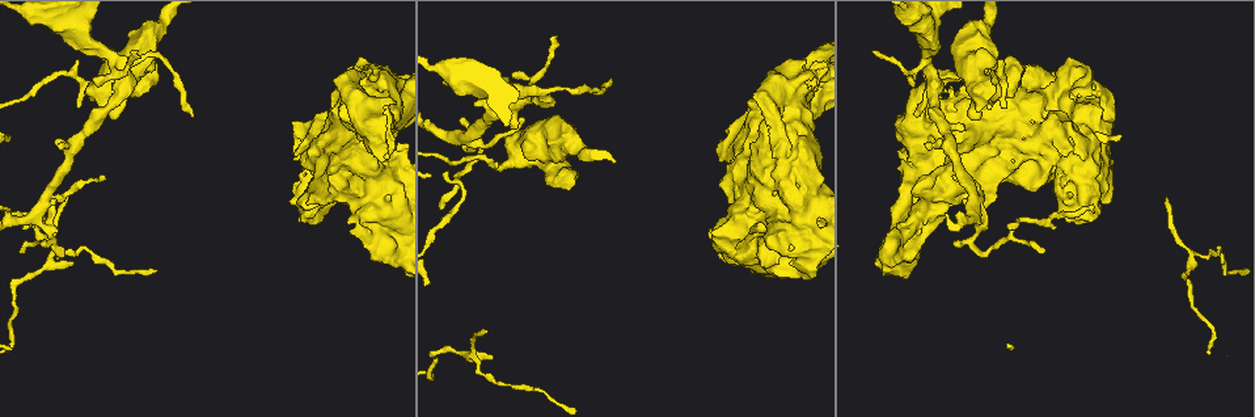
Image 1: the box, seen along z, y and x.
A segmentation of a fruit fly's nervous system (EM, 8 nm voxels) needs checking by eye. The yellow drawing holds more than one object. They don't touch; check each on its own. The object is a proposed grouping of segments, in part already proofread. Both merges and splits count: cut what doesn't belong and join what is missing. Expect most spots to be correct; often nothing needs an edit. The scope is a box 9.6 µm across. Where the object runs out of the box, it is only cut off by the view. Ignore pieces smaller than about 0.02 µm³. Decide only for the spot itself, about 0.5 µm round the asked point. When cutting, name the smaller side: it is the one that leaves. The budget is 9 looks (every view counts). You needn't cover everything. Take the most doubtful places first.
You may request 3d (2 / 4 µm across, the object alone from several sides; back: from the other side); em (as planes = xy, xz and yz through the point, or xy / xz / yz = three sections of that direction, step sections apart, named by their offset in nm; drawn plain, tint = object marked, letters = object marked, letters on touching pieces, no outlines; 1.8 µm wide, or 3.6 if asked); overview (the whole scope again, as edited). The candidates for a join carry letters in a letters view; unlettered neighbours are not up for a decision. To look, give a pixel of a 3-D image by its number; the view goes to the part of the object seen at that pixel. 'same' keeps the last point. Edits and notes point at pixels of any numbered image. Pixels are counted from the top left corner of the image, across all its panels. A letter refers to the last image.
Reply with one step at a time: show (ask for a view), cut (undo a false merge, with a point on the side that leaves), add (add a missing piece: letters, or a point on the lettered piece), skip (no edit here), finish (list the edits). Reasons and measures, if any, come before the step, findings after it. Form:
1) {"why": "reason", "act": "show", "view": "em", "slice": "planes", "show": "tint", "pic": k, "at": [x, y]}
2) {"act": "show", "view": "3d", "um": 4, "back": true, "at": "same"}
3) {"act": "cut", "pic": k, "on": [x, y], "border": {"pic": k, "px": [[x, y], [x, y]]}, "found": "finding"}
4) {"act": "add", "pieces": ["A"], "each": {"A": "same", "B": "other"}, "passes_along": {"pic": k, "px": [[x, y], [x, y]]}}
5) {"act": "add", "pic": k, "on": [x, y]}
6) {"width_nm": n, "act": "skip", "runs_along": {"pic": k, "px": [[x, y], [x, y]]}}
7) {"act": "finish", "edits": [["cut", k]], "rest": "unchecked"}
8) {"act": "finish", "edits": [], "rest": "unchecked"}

{"why": "three-way junction", "act": "show", "view": "em", "slice": "planes", "show": "tint", "pic": 1, "at": [973, 210]}

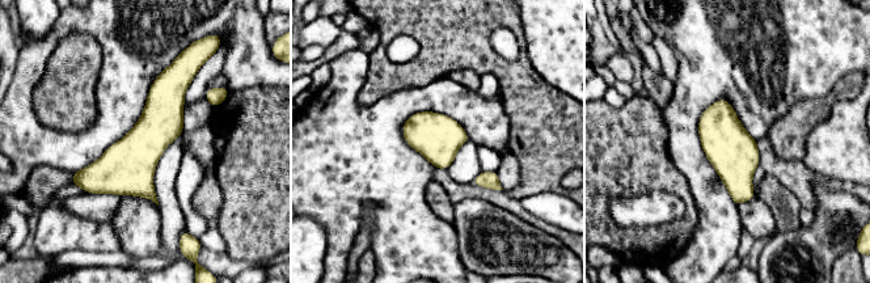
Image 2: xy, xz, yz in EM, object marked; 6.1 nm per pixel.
{"act": "show", "view": "em", "slice": "planes", "show": "letters", "at": "same"}

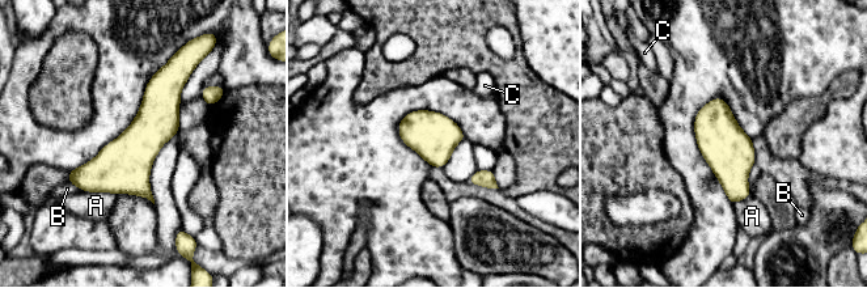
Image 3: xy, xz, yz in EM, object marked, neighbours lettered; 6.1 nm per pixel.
{"act": "skip", "each": {"A": "other", "B": "other", "C": "other"}, "border": {"pic": 3, "px": [[81, 190], [109, 191], [115, 195]]}, "found": "continuous, no second neuron"}

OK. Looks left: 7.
{"act": "show", "view": "em", "um": 3.6, "slice": "planes", "show": "tint", "pic": 1, "at": [783, 169]}

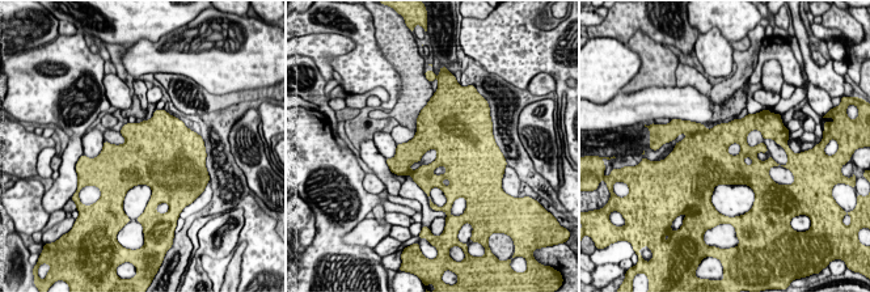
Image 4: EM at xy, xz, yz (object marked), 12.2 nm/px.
{"act": "show", "view": "em", "um": 3.6, "slice": "planes", "show": "letters", "at": "same"}

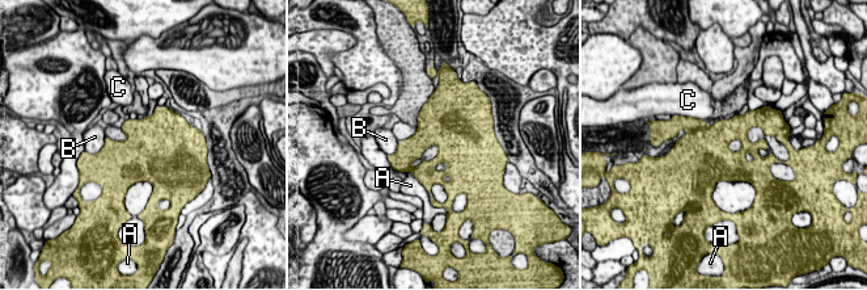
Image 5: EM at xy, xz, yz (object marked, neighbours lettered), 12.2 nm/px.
{"longest_contact_nm": ["A", 320], "act": "skip", "each": {"A": "other", "B": "other", "C": "other"}, "border": {"pic": 5, "px": [[406, 172], [410, 172], [426, 188]]}, "found": "one neuron here"}

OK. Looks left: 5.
{"why": "free end", "act": "show", "view": "em", "slice": "planes", "show": "tint", "pic": 1, "at": [71, 265]}

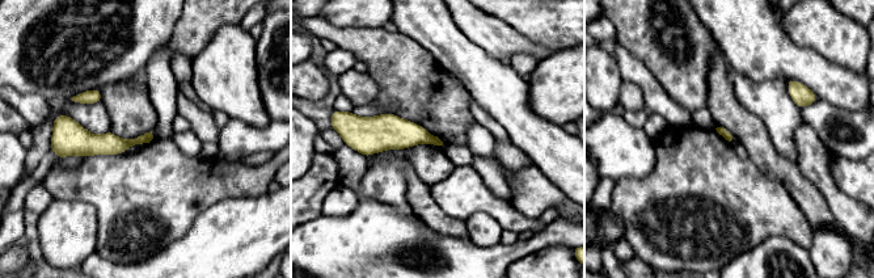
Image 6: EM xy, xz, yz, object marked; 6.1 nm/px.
{"why": "see the neighbours", "act": "show", "view": "em", "slice": "planes", "show": "letters", "at": "same"}

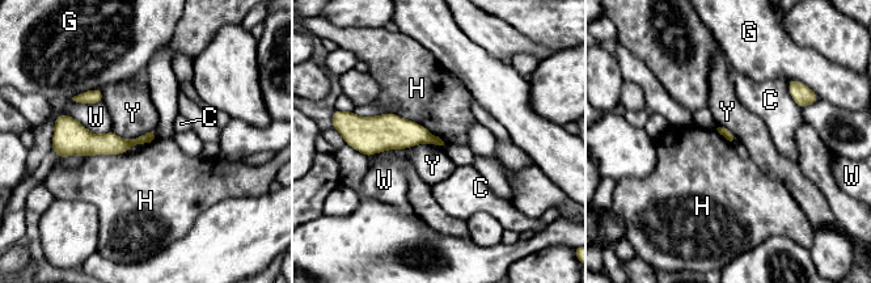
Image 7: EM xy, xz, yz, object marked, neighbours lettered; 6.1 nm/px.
{"longest_contact_nm": ["H", 380], "act": "skip", "each": {"C": "other", "G": "other", "H": "other", "W": "other", "Y": "other"}, "runs_along": {"pic": 7, "px": [[67, 135], [84, 143], [149, 136]]}, "found": "none of them fits"}

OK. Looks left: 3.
{"why": "closes a loop", "act": "show", "view": "3d", "um": 2, "pic": 1, "at": [1067, 180]}

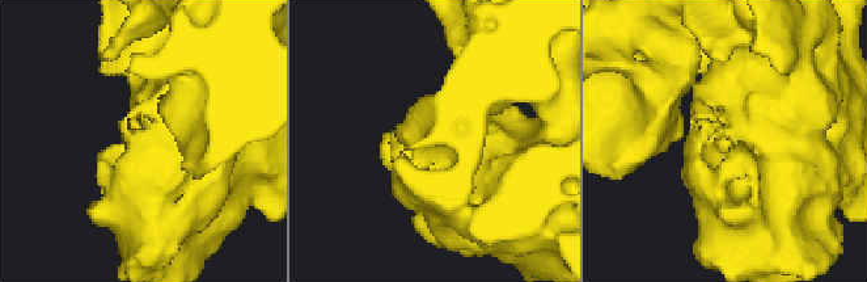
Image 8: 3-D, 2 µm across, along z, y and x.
{"act": "show", "view": "em", "slice": "planes", "show": "letters", "pic": 8, "at": [721, 136]}

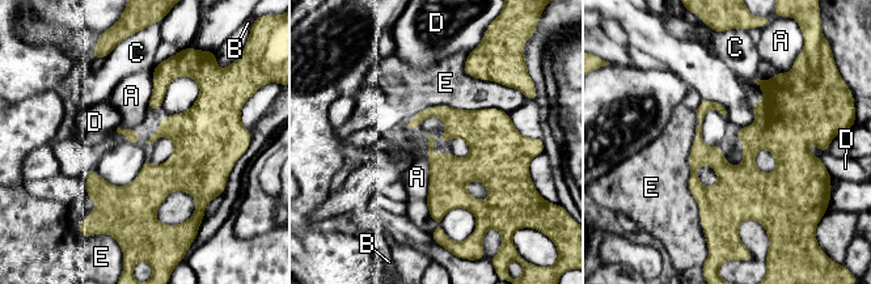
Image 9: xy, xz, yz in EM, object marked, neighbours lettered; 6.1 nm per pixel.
{"act": "skip", "each": {"A": "other", "B": "other", "C": "other", "D": "other", "E": "other"}, "border": {"pic": 9, "px": [[425, 156], [428, 162], [426, 200]]}, "found": "one neuron here"}

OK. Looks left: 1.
{"act": "finish", "edits": [], "rest": "unchecked"}

